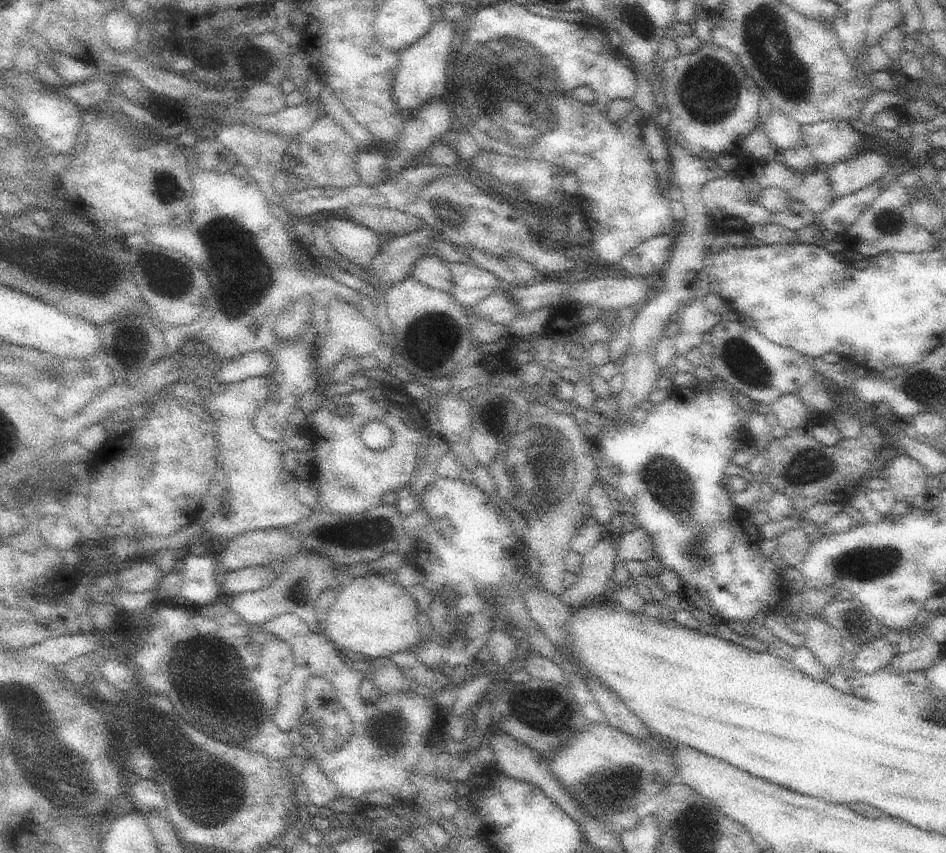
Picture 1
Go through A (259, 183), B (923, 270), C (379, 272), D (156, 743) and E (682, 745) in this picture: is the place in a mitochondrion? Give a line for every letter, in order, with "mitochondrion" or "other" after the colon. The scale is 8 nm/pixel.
A: other
B: other
C: other
D: mitochondrion
E: other

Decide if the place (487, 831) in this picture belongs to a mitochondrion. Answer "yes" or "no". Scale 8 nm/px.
no

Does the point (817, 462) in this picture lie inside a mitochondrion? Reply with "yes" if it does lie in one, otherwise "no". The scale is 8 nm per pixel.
yes

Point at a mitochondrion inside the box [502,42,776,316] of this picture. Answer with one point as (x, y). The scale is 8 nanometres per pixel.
(713, 90)

